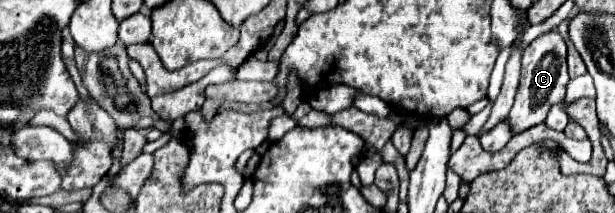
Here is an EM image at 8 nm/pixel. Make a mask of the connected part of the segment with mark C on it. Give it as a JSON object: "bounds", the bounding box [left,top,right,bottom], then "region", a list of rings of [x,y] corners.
{"bounds":[508,31,568,135],"region":[[[550,31],[540,35],[530,43],[530,47],[522,53],[522,71],[520,71],[520,85],[516,93],[516,101],[512,105],[512,113],[508,115],[508,123],[512,135],[518,135],[538,123],[542,123],[552,105],[564,101],[568,83],[568,69],[566,69],[566,43],[558,31]]]}

